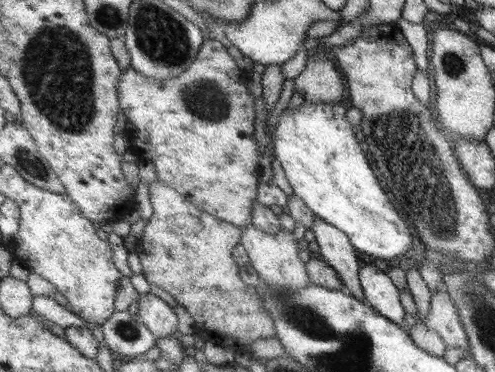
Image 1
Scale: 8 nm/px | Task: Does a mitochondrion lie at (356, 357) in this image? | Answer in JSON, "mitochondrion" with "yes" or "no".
{"mitochondrion":"yes"}

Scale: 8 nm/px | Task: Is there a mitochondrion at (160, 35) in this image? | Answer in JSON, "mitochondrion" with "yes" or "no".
{"mitochondrion":"yes"}

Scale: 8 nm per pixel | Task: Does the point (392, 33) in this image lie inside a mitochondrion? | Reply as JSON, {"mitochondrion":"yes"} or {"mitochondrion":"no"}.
{"mitochondrion":"no"}

